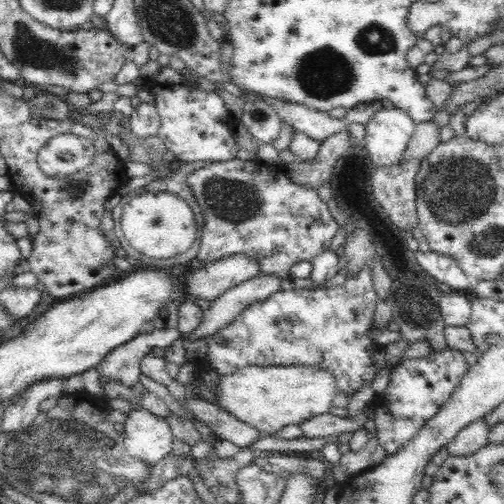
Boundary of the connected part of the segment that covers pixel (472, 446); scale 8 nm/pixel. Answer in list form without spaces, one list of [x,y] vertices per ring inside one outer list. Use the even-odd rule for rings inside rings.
[[[484,417],[470,421],[470,424],[459,428],[452,442],[447,445],[451,456],[468,456],[476,450],[480,450],[484,444],[489,442],[490,425]]]

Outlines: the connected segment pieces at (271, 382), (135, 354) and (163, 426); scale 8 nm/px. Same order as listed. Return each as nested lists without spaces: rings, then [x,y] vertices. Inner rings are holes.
[[[300,364],[244,368],[236,375],[222,377],[216,396],[228,413],[275,436],[285,424],[298,424],[311,416],[329,413],[338,394],[337,379],[330,370]]]
[[[154,330],[150,335],[140,334],[135,340],[114,348],[96,367],[100,382],[118,381],[126,387],[134,387],[141,374],[141,361],[151,348],[171,346],[180,339],[178,330]]]
[[[143,408],[132,410],[123,433],[124,453],[132,460],[152,466],[171,454],[174,439],[164,417]]]

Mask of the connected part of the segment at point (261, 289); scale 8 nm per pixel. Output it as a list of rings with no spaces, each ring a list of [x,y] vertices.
[[[258,273],[243,283],[229,288],[216,298],[209,310],[204,311],[205,316],[201,326],[186,342],[196,342],[198,338],[208,338],[216,334],[248,305],[266,300],[274,292],[278,292],[286,279],[286,275],[282,277],[280,273]]]

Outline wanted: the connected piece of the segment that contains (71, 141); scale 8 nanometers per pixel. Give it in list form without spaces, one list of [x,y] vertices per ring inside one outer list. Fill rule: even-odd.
[[[72,133],[61,134],[39,148],[37,164],[48,178],[68,178],[90,166],[95,154],[90,140]]]

